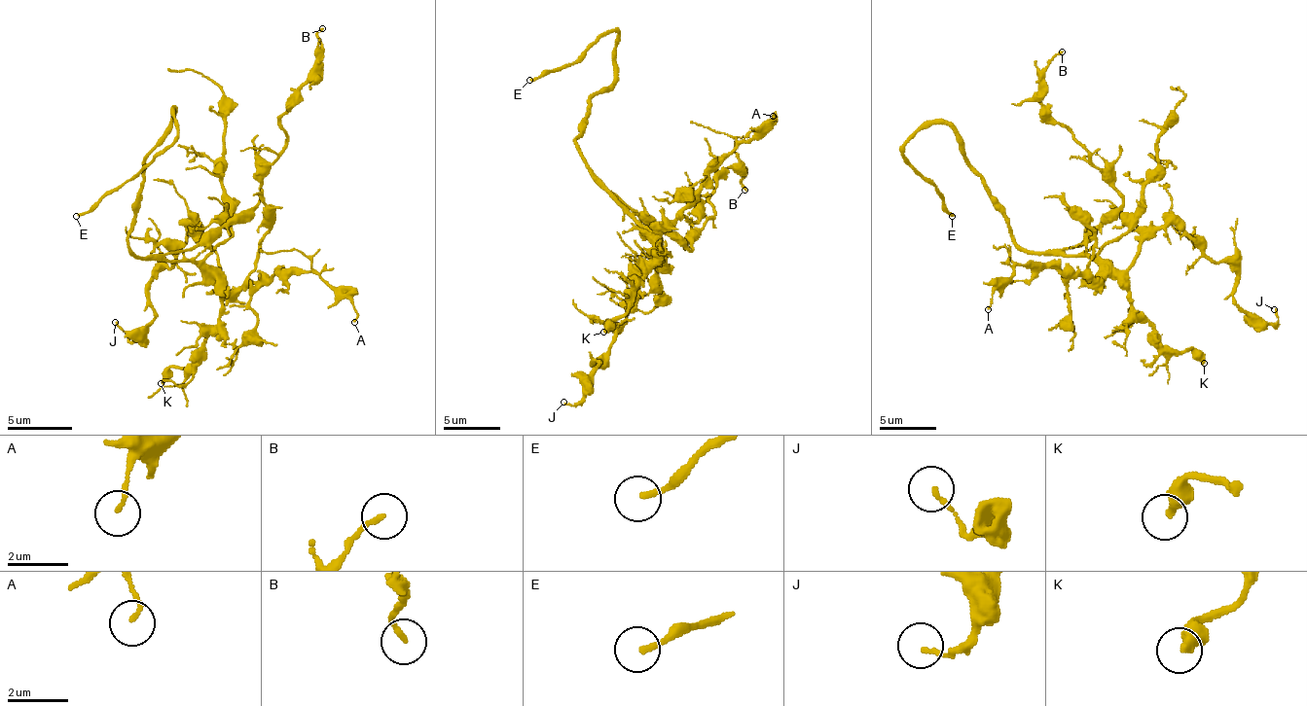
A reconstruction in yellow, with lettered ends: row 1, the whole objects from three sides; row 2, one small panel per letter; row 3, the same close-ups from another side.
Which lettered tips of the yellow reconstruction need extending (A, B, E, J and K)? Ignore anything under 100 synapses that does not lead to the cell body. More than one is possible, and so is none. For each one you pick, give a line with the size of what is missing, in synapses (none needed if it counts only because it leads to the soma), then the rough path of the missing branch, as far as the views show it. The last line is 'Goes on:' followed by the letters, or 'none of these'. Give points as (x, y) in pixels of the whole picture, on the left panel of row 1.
Goes on: E

